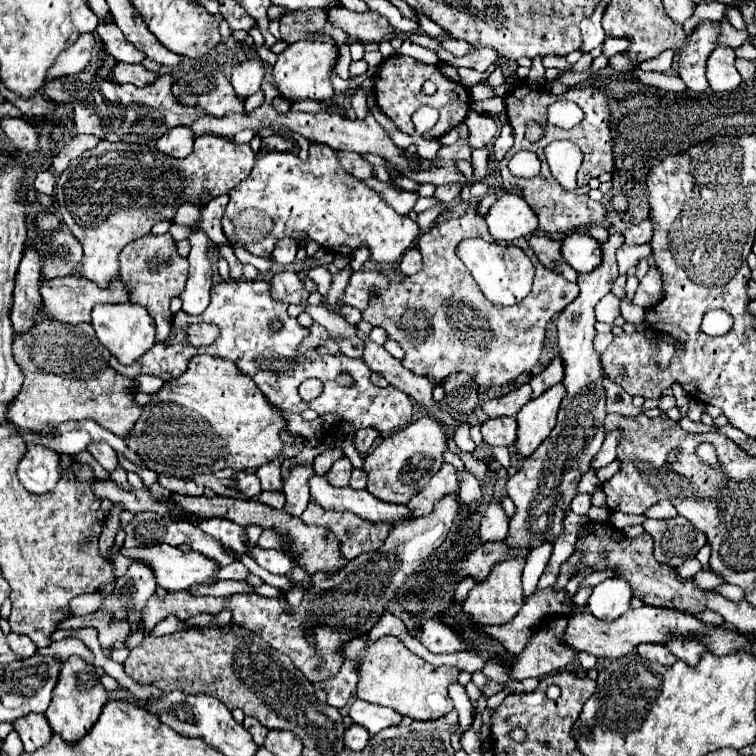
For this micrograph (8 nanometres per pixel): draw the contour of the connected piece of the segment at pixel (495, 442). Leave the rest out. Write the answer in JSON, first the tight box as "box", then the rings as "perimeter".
{"box":[482,418,516,448],"perimeter":[[[490,418],[482,424],[482,438],[490,446],[510,448],[516,444],[516,418]]]}

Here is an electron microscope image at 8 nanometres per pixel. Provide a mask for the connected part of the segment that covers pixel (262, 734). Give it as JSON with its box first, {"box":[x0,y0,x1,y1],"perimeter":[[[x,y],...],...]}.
{"box":[242,716,268,746],"perimeter":[[[246,716],[244,722],[242,722],[242,726],[252,734],[254,744],[258,744],[258,746],[264,744],[264,738],[266,738],[266,734],[268,734],[268,728],[264,728],[264,726],[262,726],[258,720],[254,720],[252,716]]]}

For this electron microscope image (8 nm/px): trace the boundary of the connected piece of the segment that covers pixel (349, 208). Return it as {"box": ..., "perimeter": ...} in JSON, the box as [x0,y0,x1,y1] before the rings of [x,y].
{"box":[222,144,418,268],"perimeter":[[[312,144],[308,160],[300,160],[294,152],[260,154],[250,176],[230,190],[230,202],[222,216],[222,230],[232,246],[240,246],[260,258],[270,258],[276,242],[282,238],[294,238],[298,244],[302,244],[300,238],[306,236],[306,242],[314,240],[322,248],[340,256],[352,256],[360,246],[368,246],[370,260],[384,268],[396,266],[418,236],[416,222],[410,216],[398,214],[386,204],[380,192],[346,172],[336,156],[336,150],[326,144]]]}

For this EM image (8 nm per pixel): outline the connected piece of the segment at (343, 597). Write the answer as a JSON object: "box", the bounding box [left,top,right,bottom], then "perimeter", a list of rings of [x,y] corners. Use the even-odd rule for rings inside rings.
{"box":[144,496,458,682],"perimeter":[[[444,496],[444,500],[440,500],[434,508],[434,512],[430,516],[424,518],[414,518],[412,522],[406,524],[396,524],[388,538],[384,540],[384,544],[370,554],[362,554],[354,560],[350,560],[340,572],[334,574],[326,574],[326,572],[318,572],[312,576],[312,586],[308,588],[308,592],[304,592],[304,598],[300,602],[298,608],[292,608],[290,612],[282,608],[282,600],[280,598],[264,598],[260,594],[234,594],[228,598],[216,598],[216,596],[194,596],[190,592],[170,592],[168,598],[162,600],[150,600],[150,604],[146,606],[144,612],[144,622],[148,624],[148,630],[152,630],[160,620],[168,618],[168,616],[176,616],[180,620],[188,620],[192,616],[198,616],[202,612],[220,612],[224,610],[224,606],[228,604],[232,610],[232,624],[238,624],[248,630],[252,630],[254,634],[262,636],[274,650],[288,654],[290,660],[294,662],[294,666],[308,678],[308,682],[322,682],[328,680],[330,676],[336,676],[340,672],[340,666],[344,662],[344,646],[358,636],[366,636],[370,632],[370,628],[384,616],[384,612],[388,610],[388,604],[400,594],[400,590],[404,588],[406,580],[424,564],[424,560],[446,540],[450,528],[452,528],[452,520],[458,514],[458,498],[456,496]],[[314,634],[314,642],[308,640],[308,636]]]}

